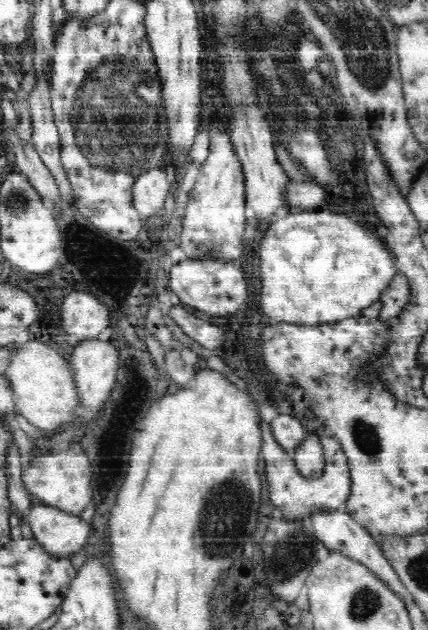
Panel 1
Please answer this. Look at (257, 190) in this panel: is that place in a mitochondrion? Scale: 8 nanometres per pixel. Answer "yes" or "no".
no

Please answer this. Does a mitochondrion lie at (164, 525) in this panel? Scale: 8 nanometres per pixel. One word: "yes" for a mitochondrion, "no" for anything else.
no

